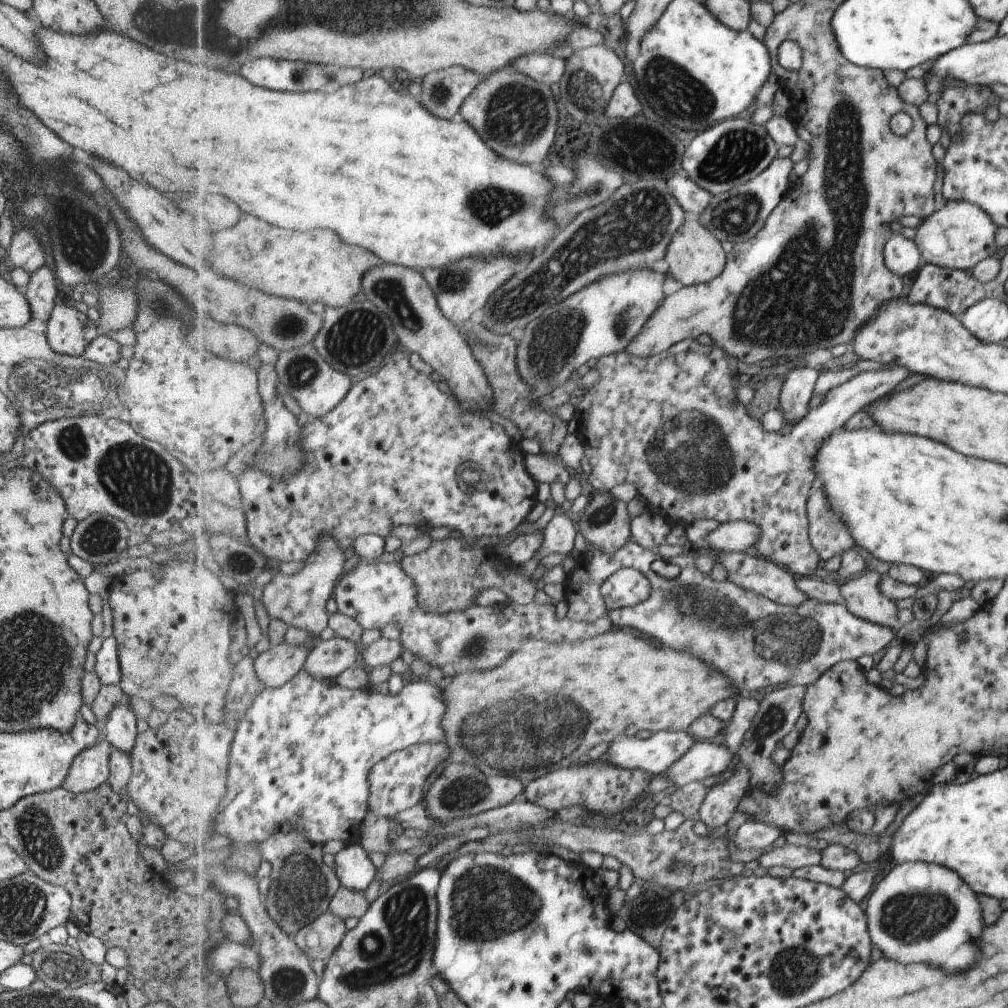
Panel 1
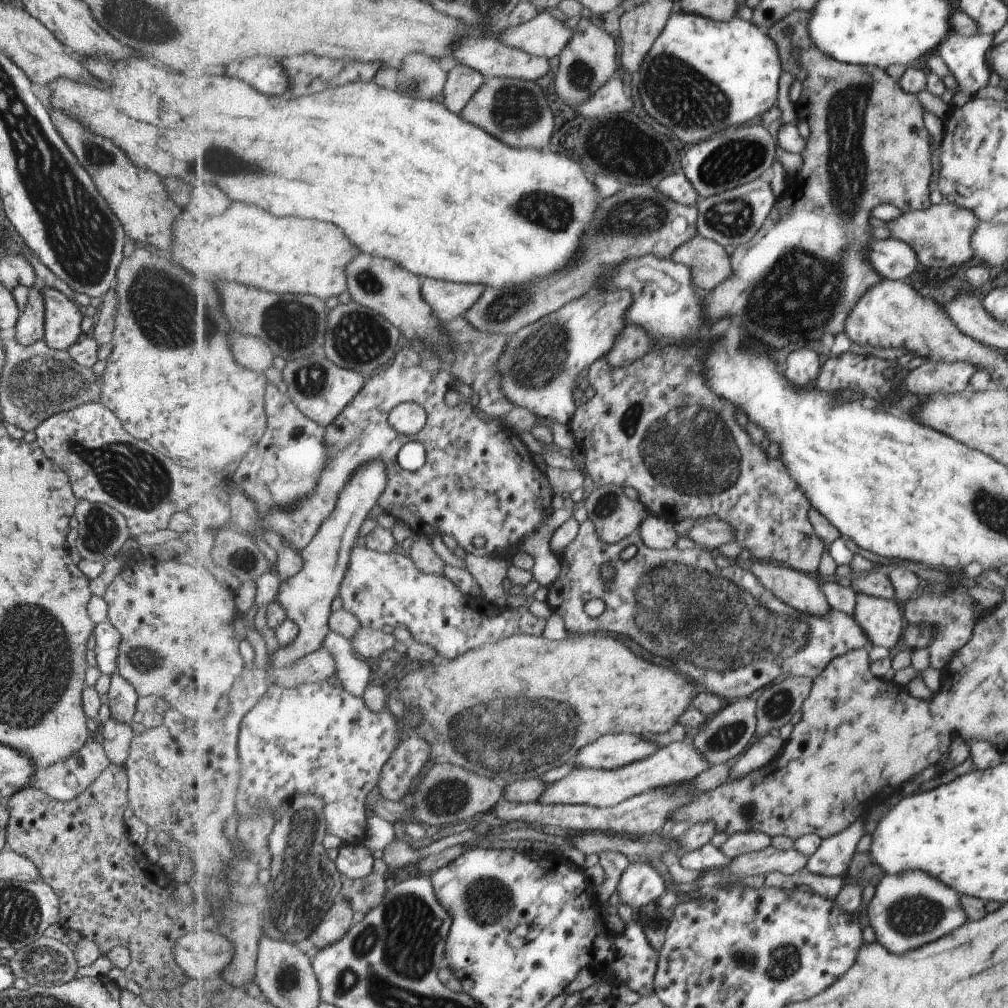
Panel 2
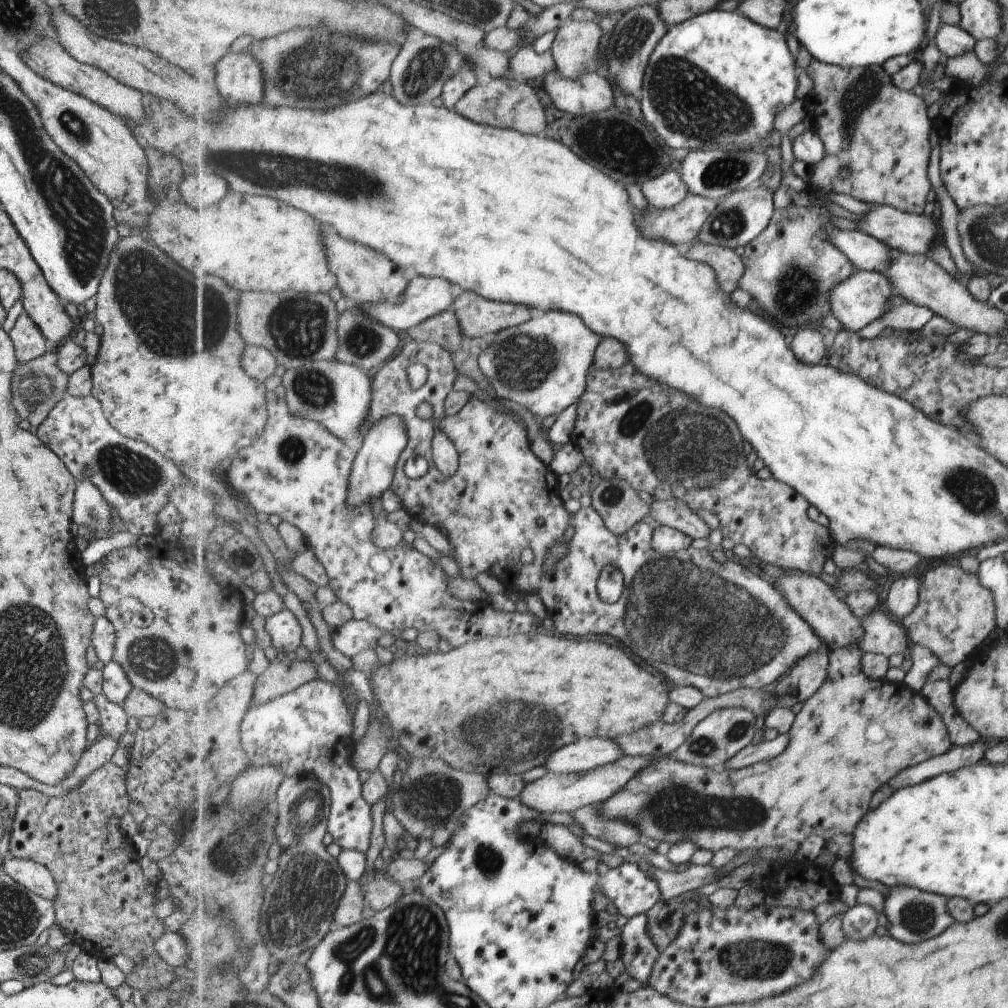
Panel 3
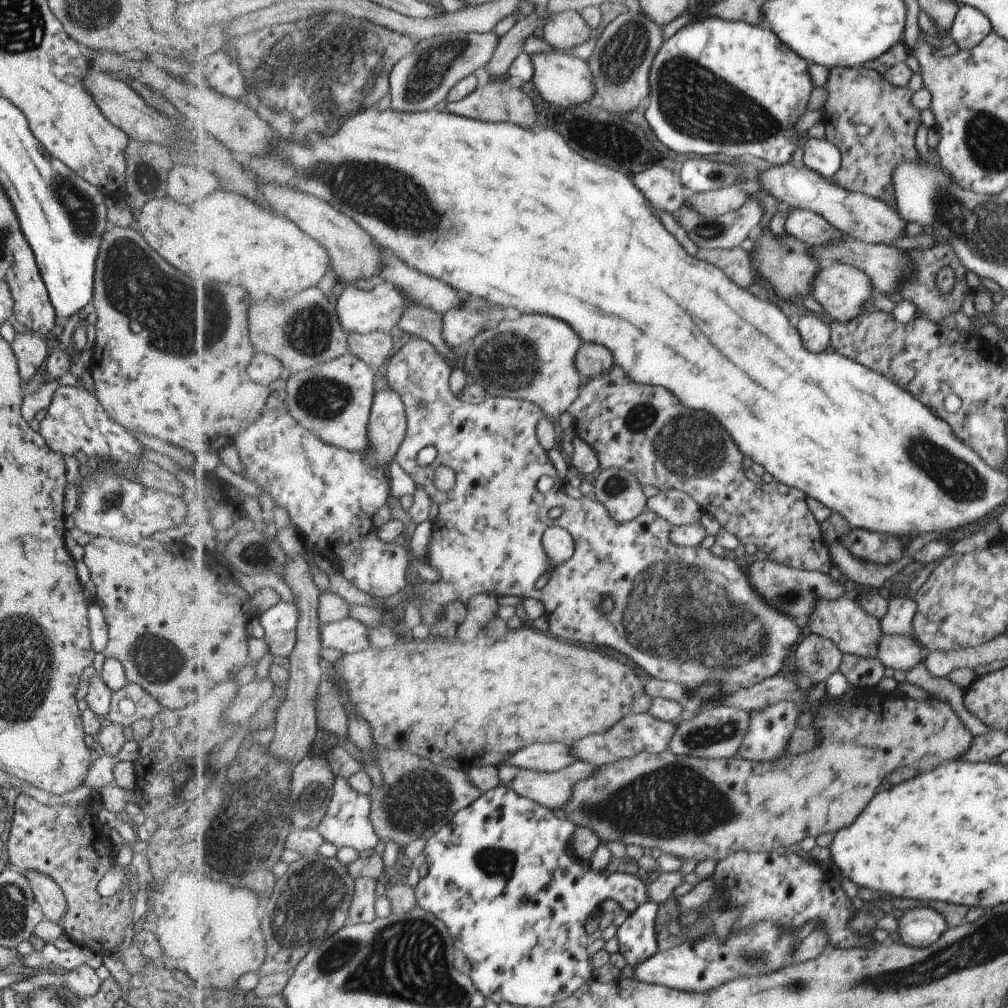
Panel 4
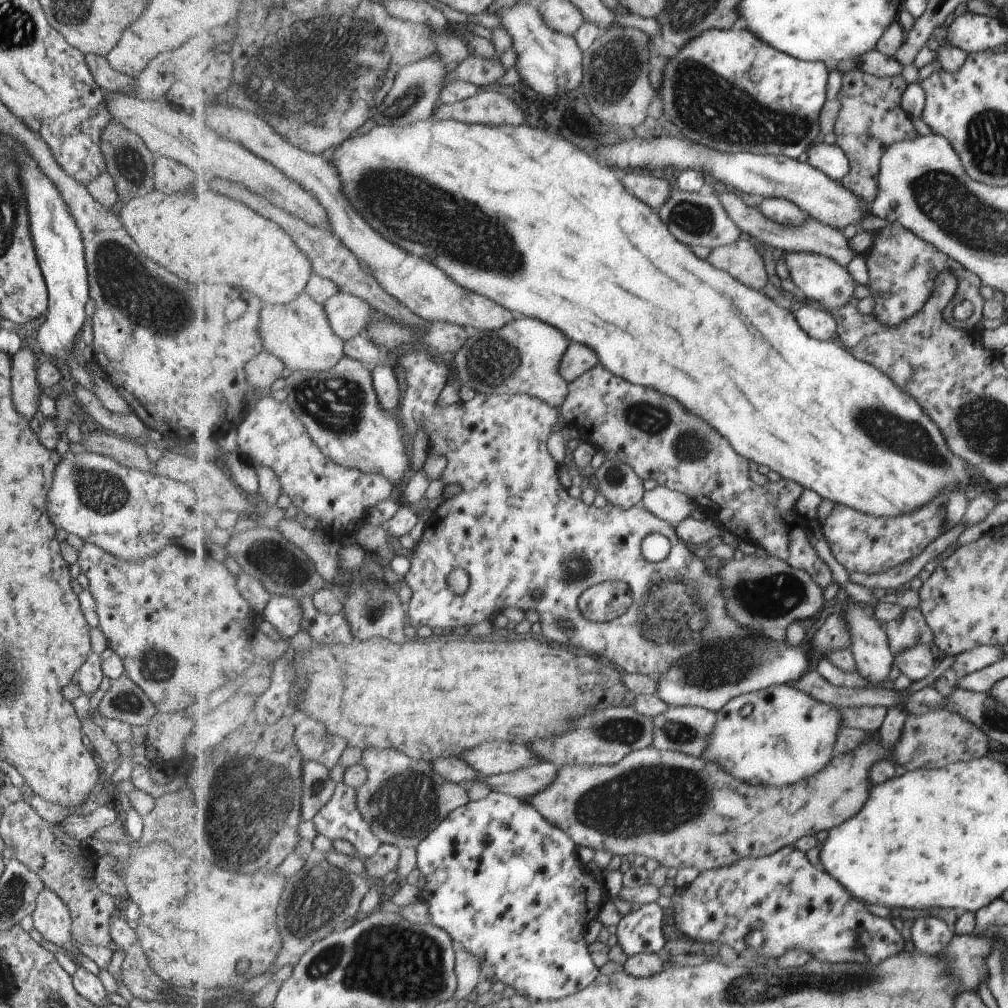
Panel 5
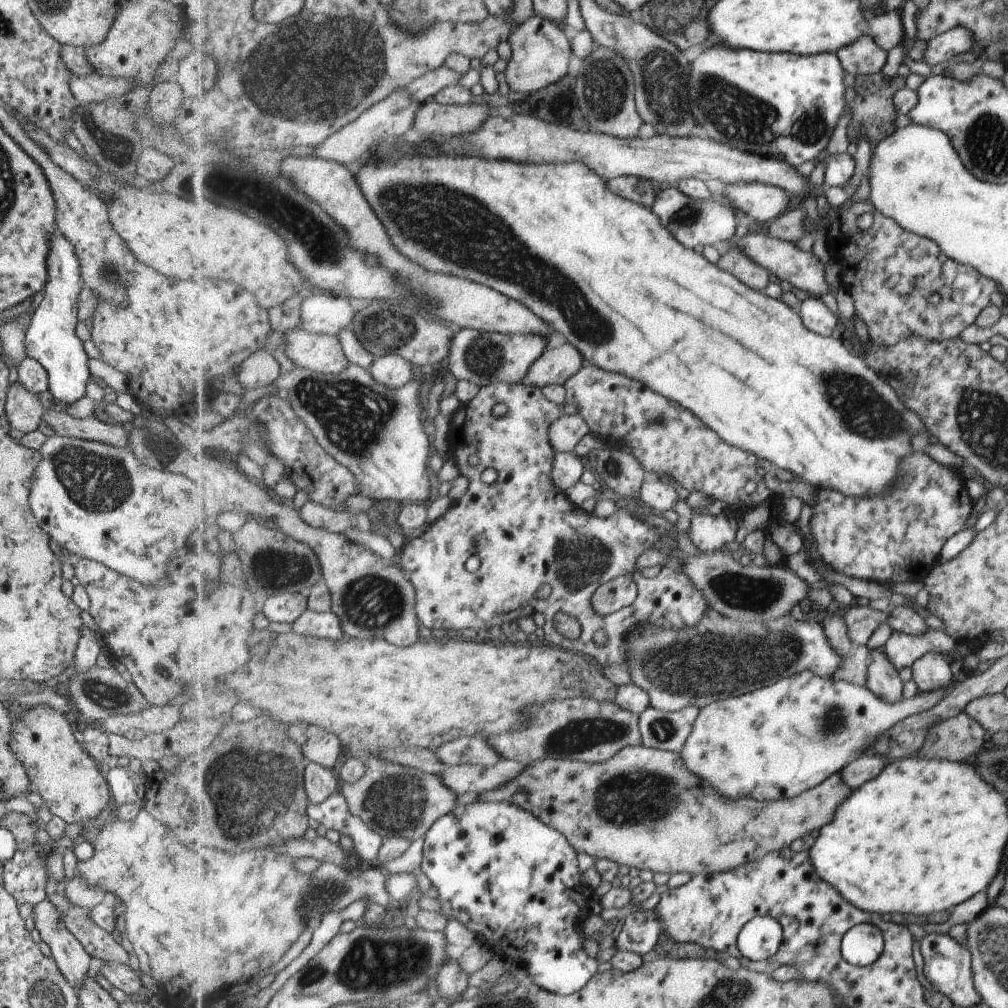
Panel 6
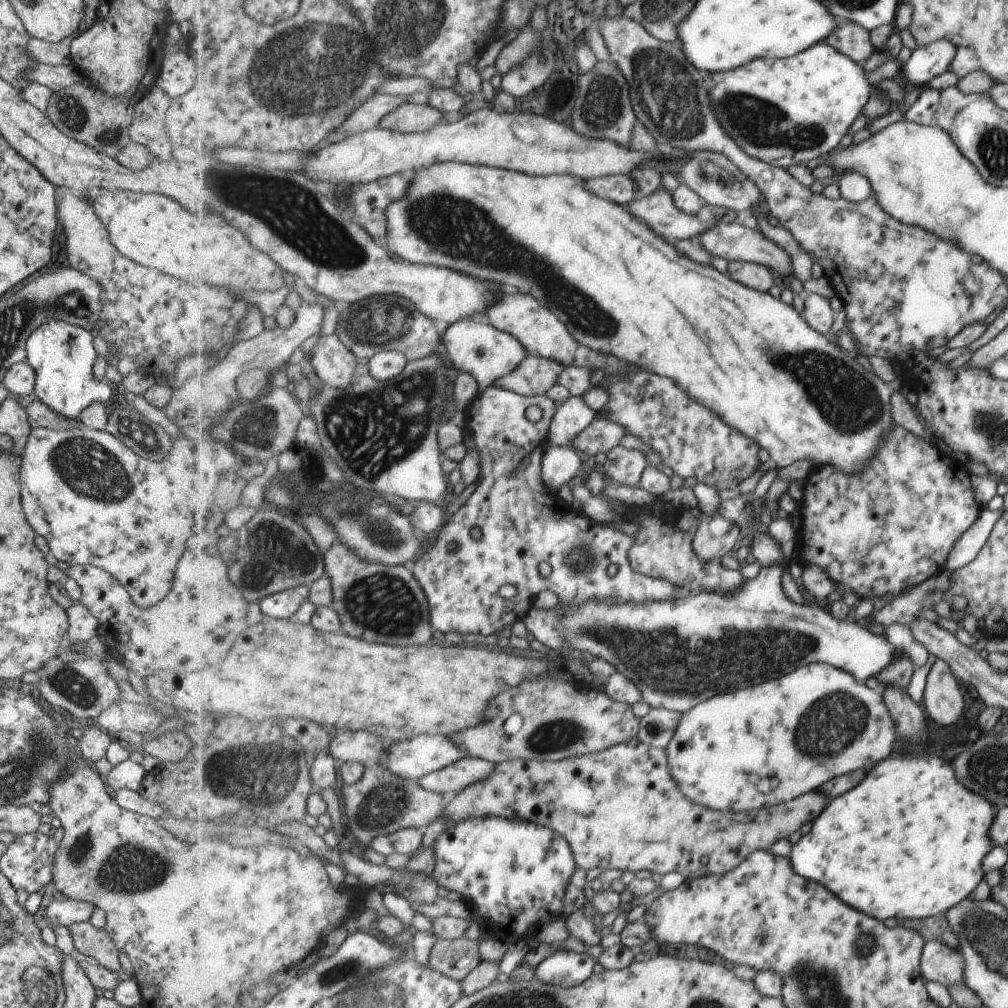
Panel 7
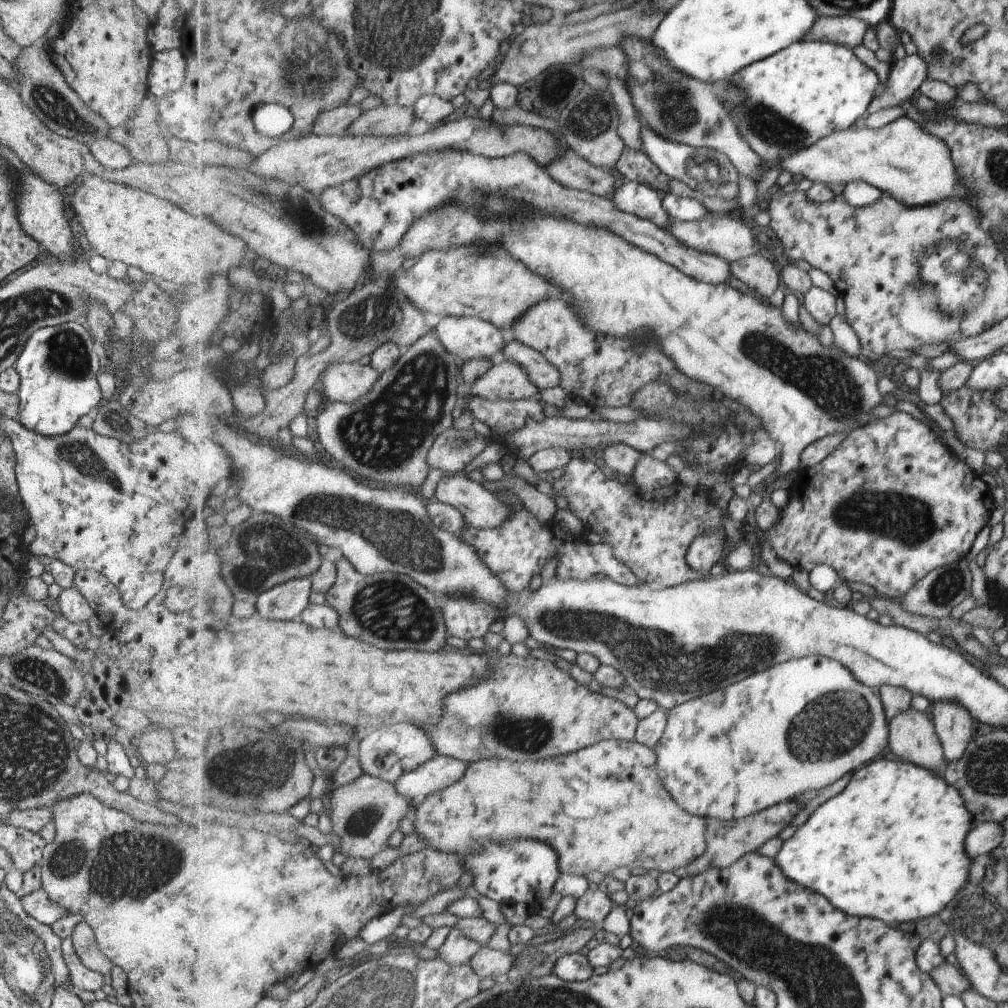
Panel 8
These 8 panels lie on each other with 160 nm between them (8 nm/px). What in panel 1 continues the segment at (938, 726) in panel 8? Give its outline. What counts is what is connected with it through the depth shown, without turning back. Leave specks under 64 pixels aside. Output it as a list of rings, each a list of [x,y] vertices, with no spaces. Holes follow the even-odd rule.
[[[866,569],[851,581],[841,583],[840,588],[846,601],[845,605],[853,615],[896,630],[900,626],[897,619],[898,610],[891,599],[879,592],[881,578],[877,572]]]

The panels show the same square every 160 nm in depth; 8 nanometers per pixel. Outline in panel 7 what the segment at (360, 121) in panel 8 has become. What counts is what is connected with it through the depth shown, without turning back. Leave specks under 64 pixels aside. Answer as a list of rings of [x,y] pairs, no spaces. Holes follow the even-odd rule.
[[[401,104],[395,112],[387,114],[382,122],[379,122],[379,128],[391,129],[403,133],[419,133],[433,130],[445,114],[429,104]]]

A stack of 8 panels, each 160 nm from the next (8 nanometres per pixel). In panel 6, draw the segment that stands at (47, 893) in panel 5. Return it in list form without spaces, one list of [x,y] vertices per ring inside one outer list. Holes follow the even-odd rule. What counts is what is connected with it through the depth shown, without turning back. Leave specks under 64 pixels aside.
[[[43,898],[33,907],[31,915],[34,929],[39,933],[41,941],[49,947],[51,959],[59,973],[74,991],[78,991],[83,978],[87,976],[87,970],[94,962],[64,926],[57,924],[58,914],[57,905]]]

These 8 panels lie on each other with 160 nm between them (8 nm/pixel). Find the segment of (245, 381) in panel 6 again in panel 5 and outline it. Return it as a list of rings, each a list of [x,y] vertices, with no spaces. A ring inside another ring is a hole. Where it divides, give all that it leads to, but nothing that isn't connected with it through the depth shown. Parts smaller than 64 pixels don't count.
[[[262,351],[246,365],[248,381],[257,394],[268,394],[271,384],[285,372],[285,363],[269,351]]]

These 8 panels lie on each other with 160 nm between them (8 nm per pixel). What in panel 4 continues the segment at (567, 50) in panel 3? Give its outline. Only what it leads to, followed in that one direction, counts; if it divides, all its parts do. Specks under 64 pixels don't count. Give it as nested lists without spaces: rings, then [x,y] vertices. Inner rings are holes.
[[[565,10],[551,14],[543,28],[544,40],[550,46],[567,50],[581,46],[593,38],[593,28],[577,10]]]

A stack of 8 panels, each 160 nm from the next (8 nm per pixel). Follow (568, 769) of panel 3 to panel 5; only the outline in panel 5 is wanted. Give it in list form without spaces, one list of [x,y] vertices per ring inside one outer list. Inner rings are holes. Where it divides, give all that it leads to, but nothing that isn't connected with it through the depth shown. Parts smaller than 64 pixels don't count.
[[[485,742],[459,756],[481,775],[509,773],[543,762],[537,752],[523,743]]]

